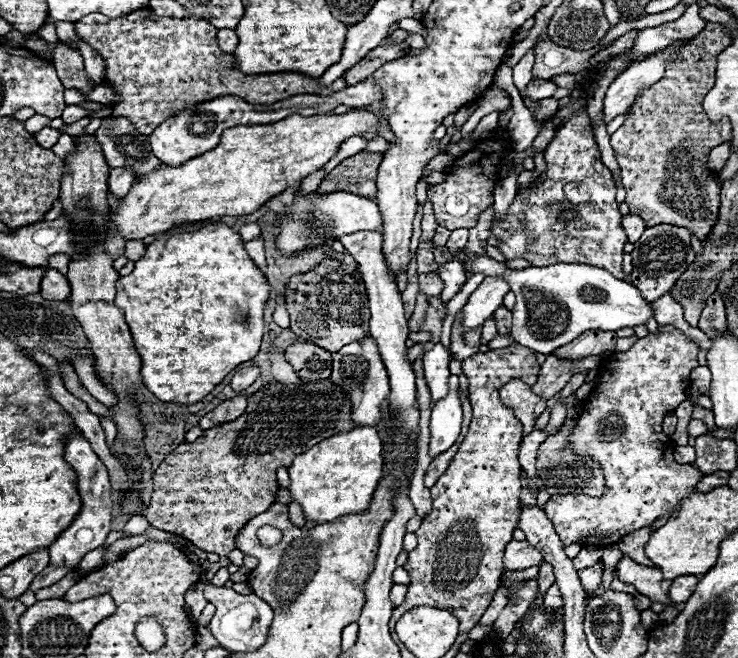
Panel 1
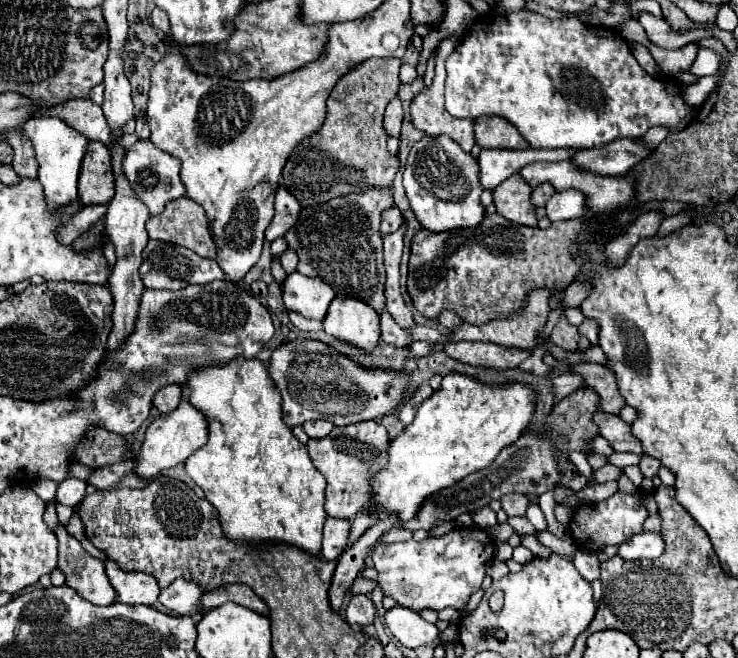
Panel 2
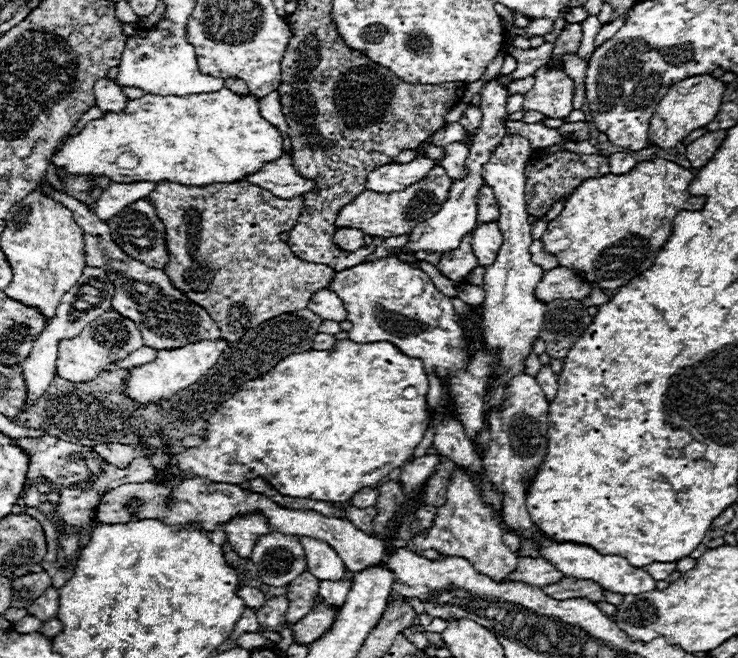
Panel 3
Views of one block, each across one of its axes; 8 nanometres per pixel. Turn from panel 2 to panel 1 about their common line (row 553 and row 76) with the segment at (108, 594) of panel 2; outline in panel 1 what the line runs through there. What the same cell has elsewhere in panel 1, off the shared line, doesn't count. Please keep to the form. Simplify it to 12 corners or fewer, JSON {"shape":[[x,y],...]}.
{"shape":[[56,44],[52,66],[64,88],[94,88],[82,54]]}

